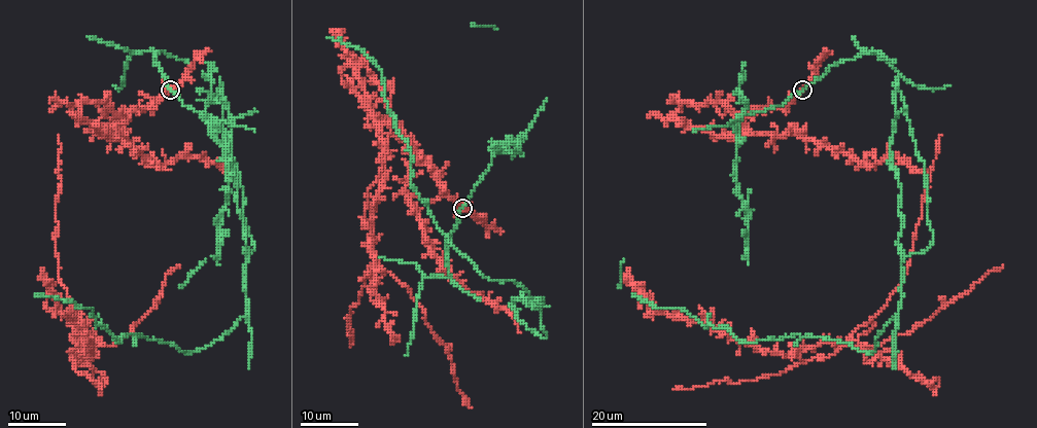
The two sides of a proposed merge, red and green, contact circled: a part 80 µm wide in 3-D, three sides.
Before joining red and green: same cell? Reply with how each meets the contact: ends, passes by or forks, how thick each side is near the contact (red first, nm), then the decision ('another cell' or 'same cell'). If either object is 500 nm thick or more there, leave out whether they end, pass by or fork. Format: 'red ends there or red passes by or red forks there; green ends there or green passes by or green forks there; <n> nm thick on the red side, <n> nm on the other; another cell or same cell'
red forks there; green passes by; 440 nm thick on the red side, 140 nm on the other; another cell

